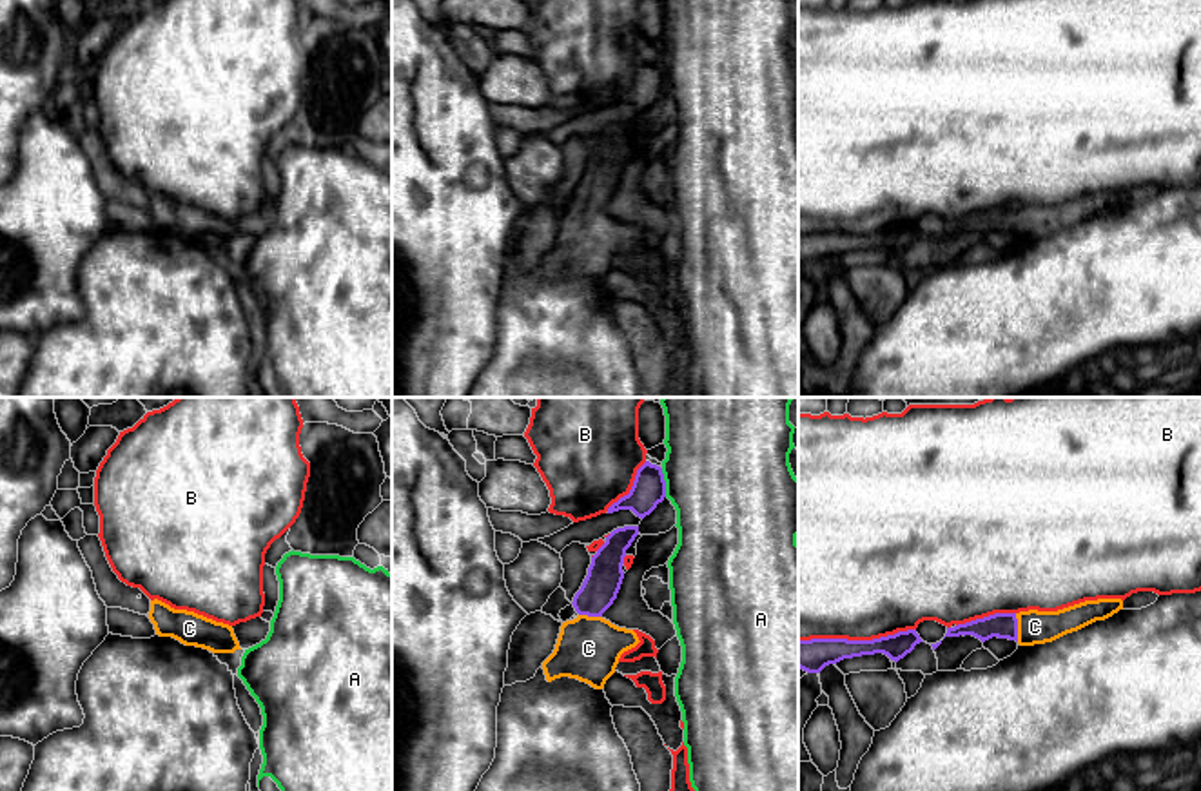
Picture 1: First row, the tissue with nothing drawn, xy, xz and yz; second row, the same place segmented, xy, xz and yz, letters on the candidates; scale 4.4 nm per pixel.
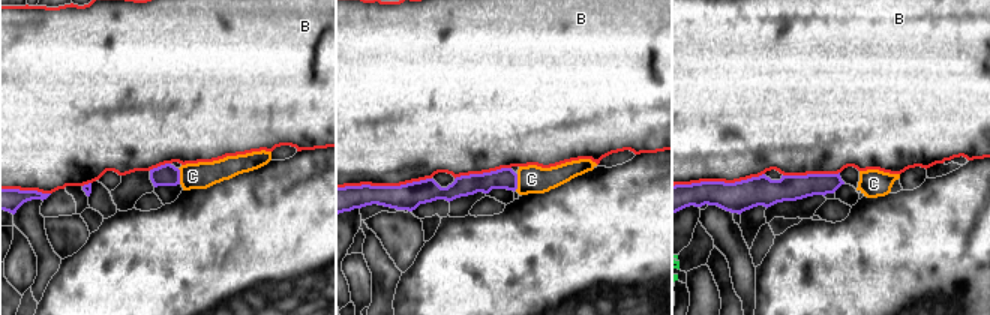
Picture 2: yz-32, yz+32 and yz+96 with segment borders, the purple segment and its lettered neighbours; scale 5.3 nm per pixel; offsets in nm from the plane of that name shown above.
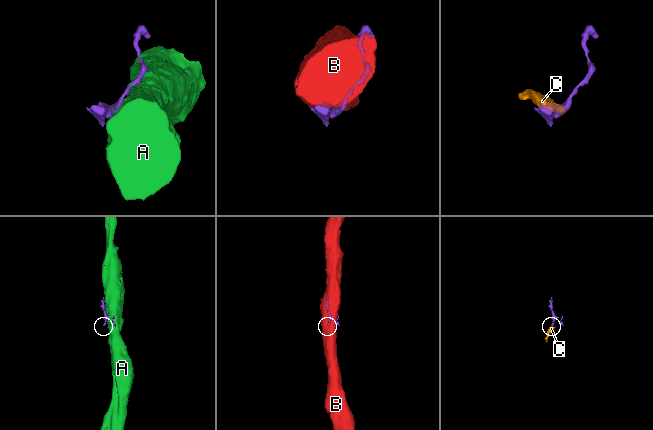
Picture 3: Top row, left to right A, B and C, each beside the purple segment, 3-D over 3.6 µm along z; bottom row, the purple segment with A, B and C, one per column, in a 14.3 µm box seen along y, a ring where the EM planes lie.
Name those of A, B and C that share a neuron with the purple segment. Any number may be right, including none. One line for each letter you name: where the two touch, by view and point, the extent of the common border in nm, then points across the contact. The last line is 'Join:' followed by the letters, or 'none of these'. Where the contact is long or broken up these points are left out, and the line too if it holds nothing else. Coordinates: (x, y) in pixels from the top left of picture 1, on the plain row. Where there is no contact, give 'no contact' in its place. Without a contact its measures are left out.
C: yz (1016, 222) | 130 nm
Join: C

